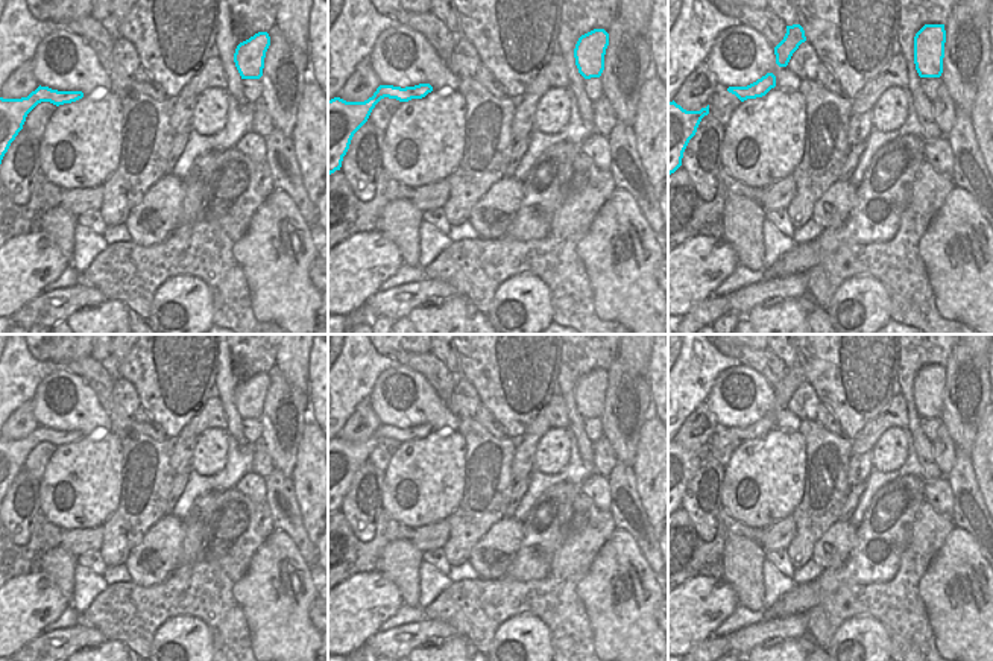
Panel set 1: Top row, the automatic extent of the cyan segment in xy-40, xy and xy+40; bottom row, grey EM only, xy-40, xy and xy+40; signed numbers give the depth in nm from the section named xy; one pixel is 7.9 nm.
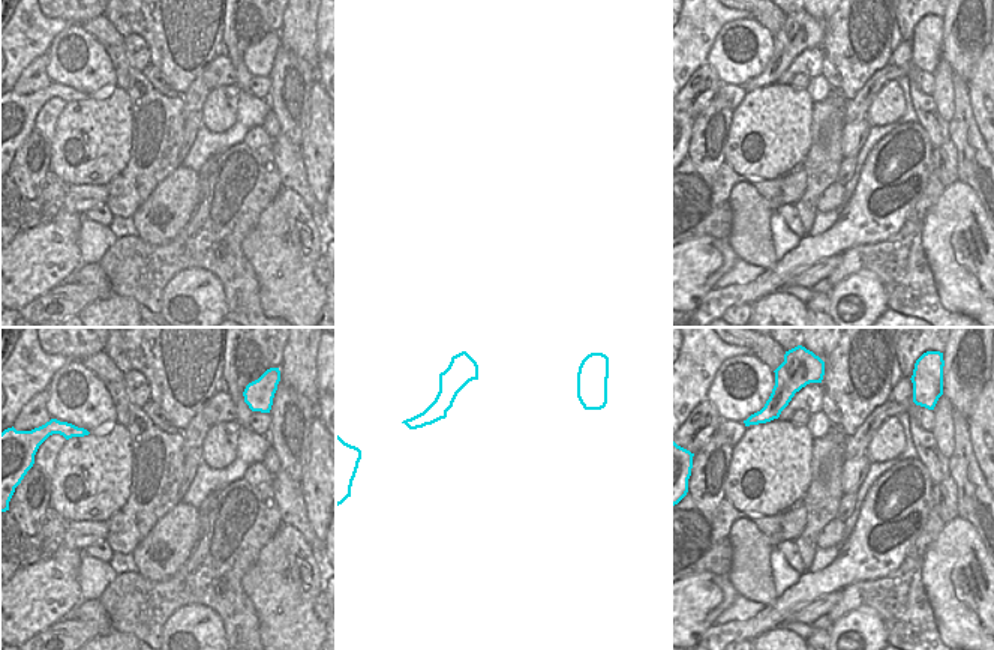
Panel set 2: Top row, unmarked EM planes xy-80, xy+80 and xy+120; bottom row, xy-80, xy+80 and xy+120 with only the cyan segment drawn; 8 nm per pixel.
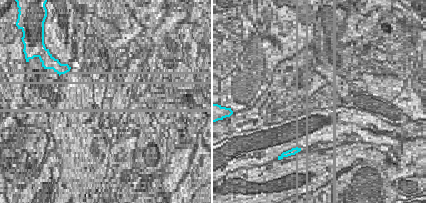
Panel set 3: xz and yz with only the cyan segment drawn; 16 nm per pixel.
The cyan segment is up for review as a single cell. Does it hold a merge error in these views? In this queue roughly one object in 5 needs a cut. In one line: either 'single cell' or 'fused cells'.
single cell

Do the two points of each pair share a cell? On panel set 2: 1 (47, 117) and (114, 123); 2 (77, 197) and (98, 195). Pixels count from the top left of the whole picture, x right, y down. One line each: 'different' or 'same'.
1: different
2: same

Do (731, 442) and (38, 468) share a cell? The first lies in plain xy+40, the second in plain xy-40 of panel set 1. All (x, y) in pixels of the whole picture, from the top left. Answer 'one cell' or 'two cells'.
one cell

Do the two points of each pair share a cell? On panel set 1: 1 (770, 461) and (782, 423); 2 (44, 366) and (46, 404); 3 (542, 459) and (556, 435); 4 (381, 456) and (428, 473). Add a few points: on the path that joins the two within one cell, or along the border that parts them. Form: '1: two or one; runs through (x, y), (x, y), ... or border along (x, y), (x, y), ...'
1: two; border along (776, 426), (797, 432)
2: two; border along (61, 366), (38, 385), (32, 398)
3: one; runs through (548, 453), (556, 441)
4: two; border along (401, 442), (384, 473)

